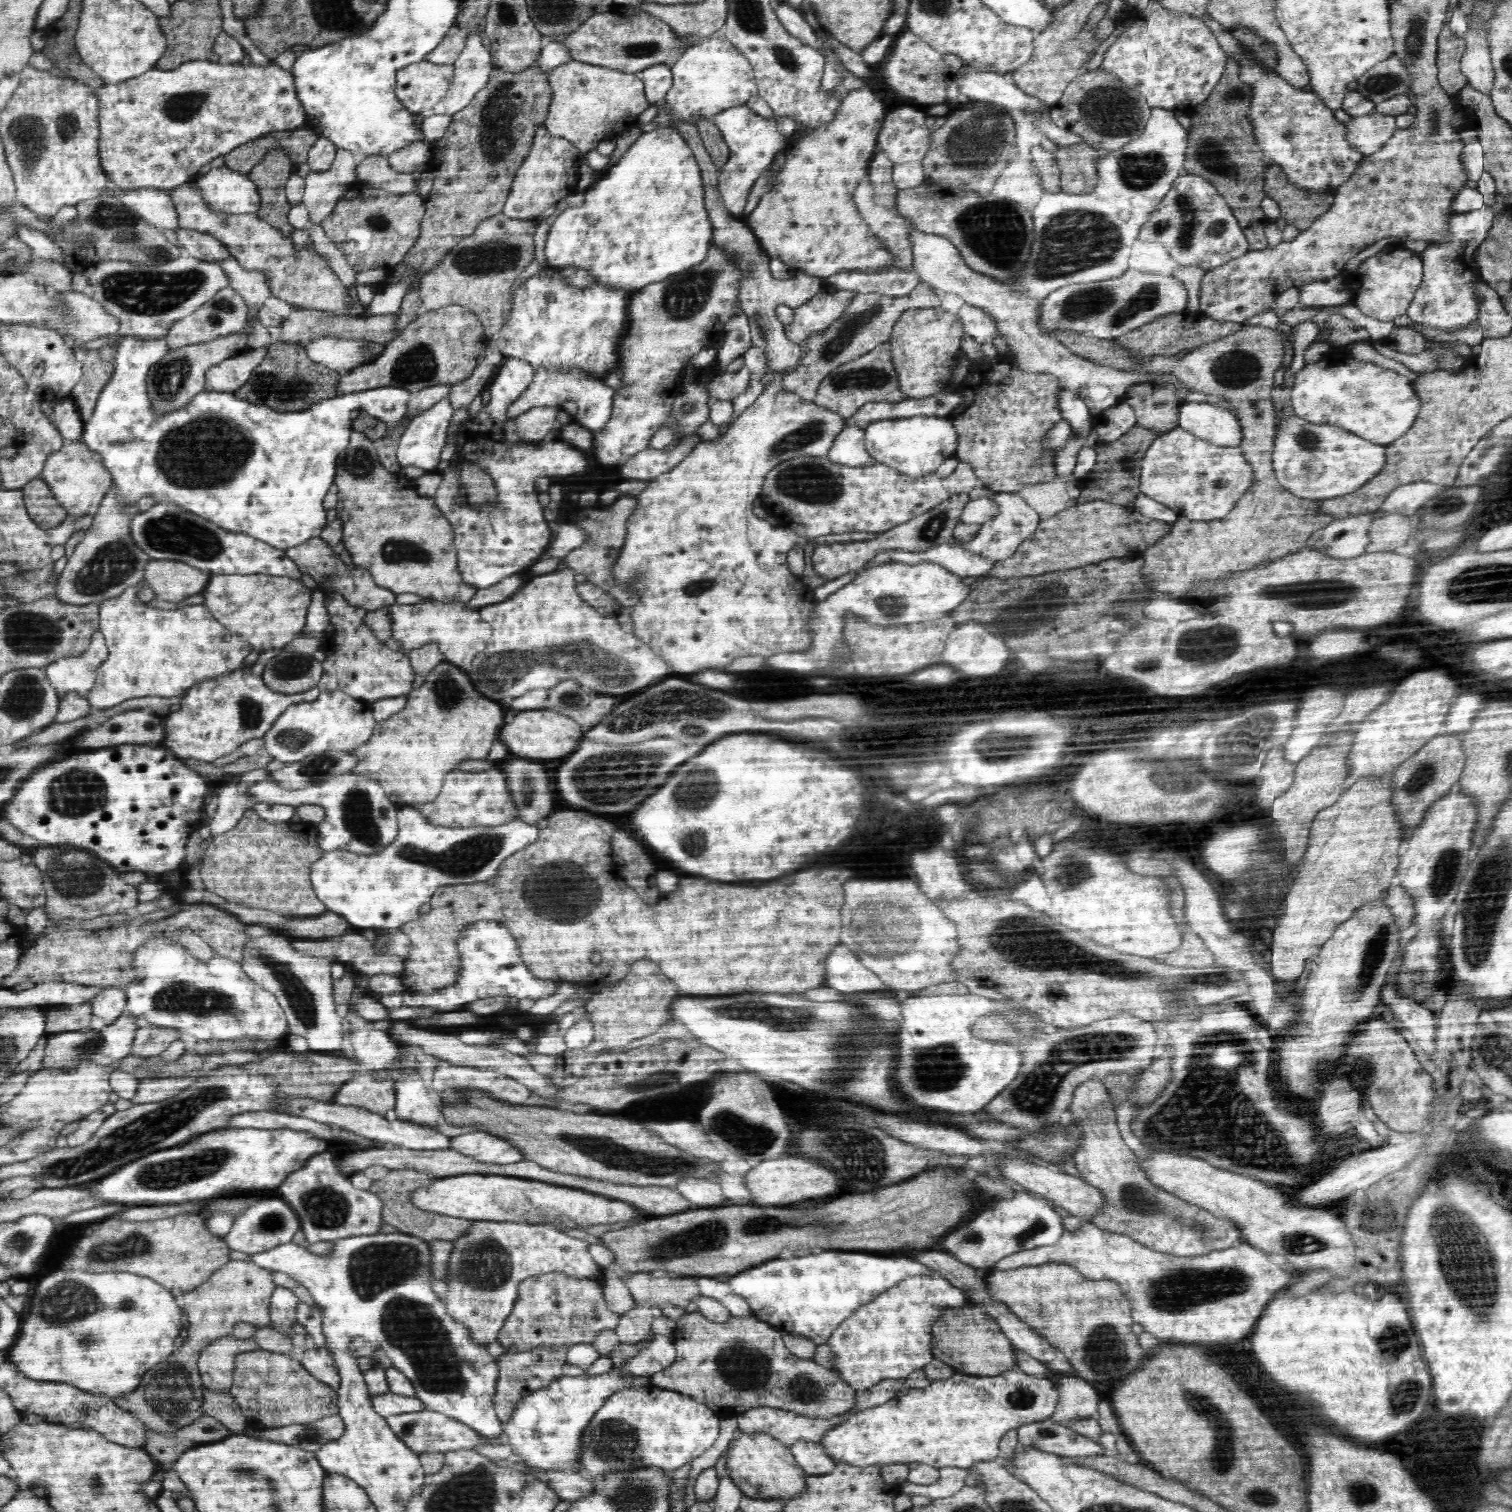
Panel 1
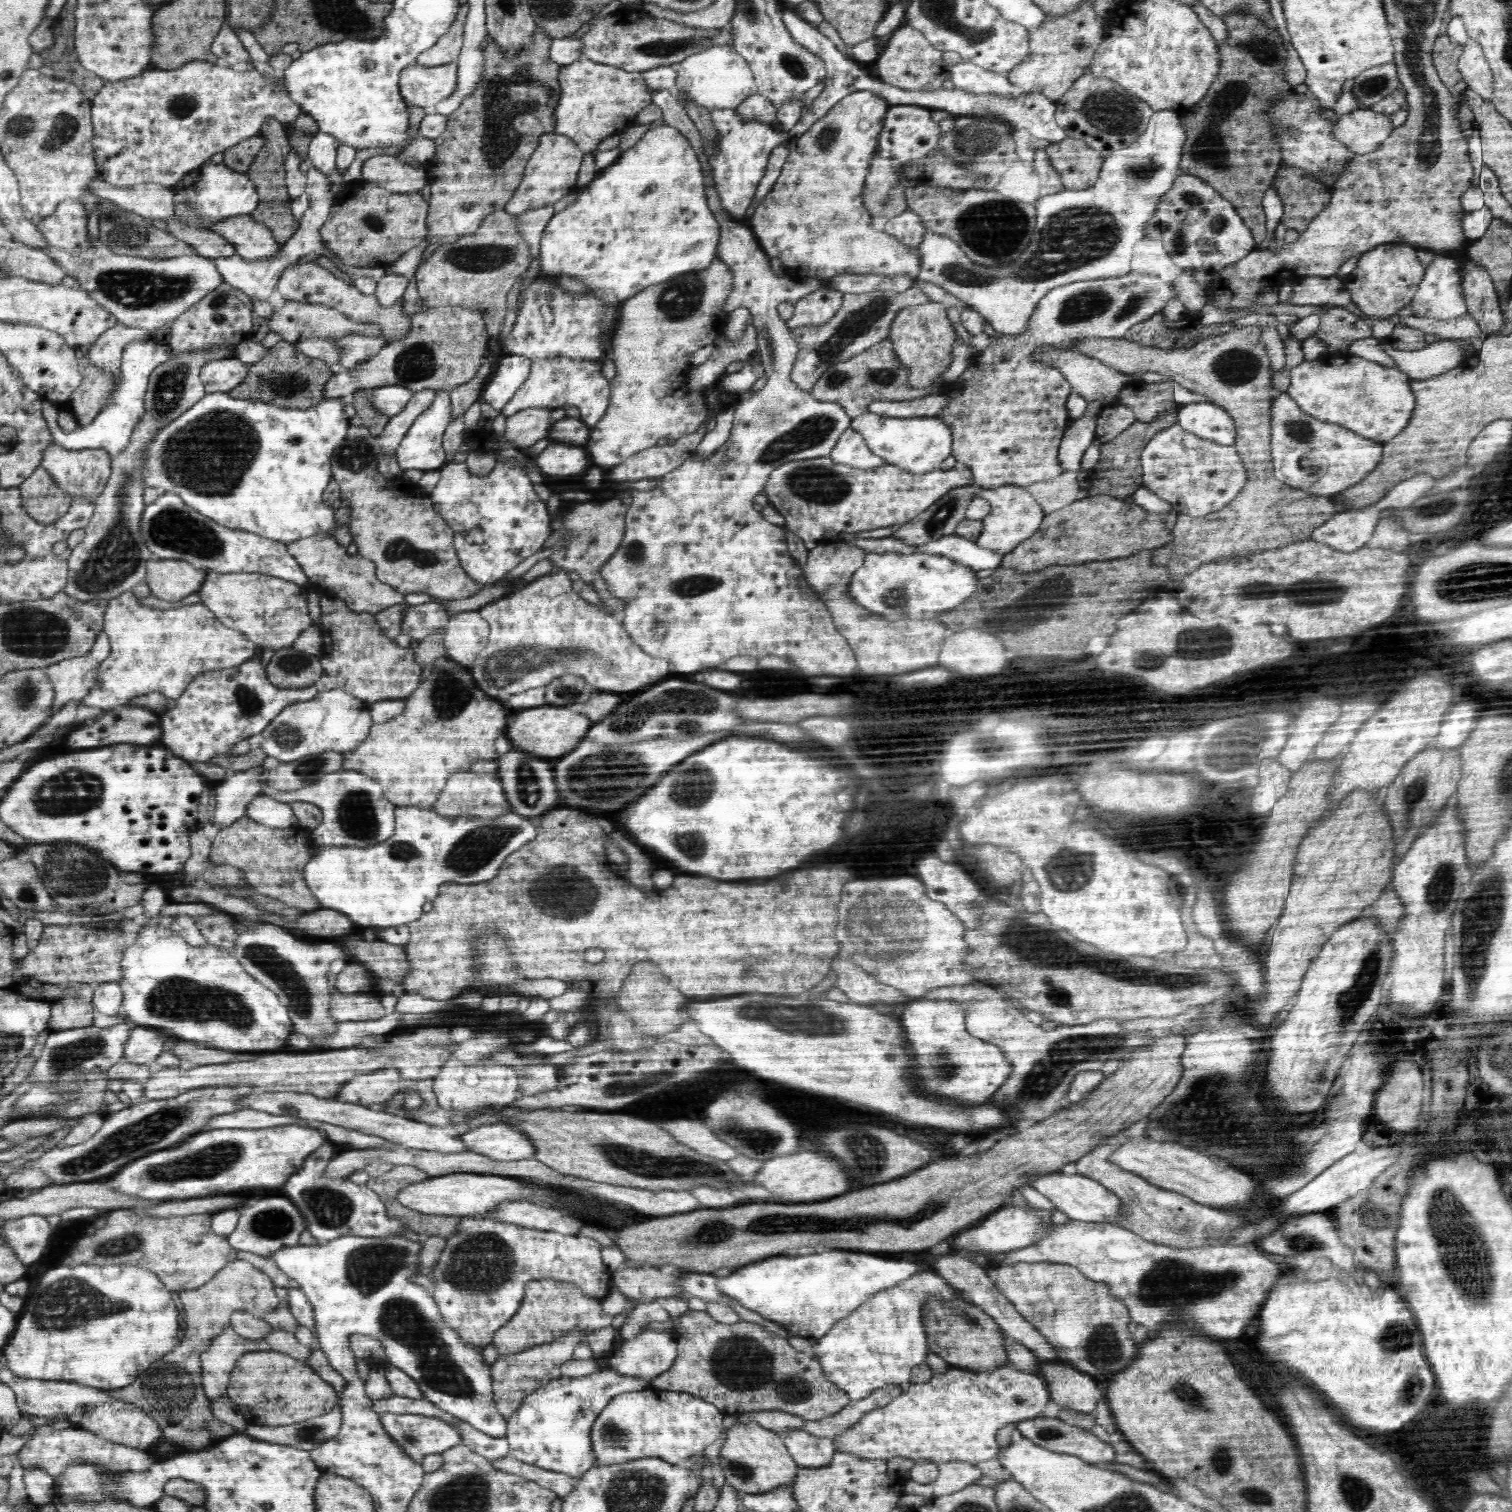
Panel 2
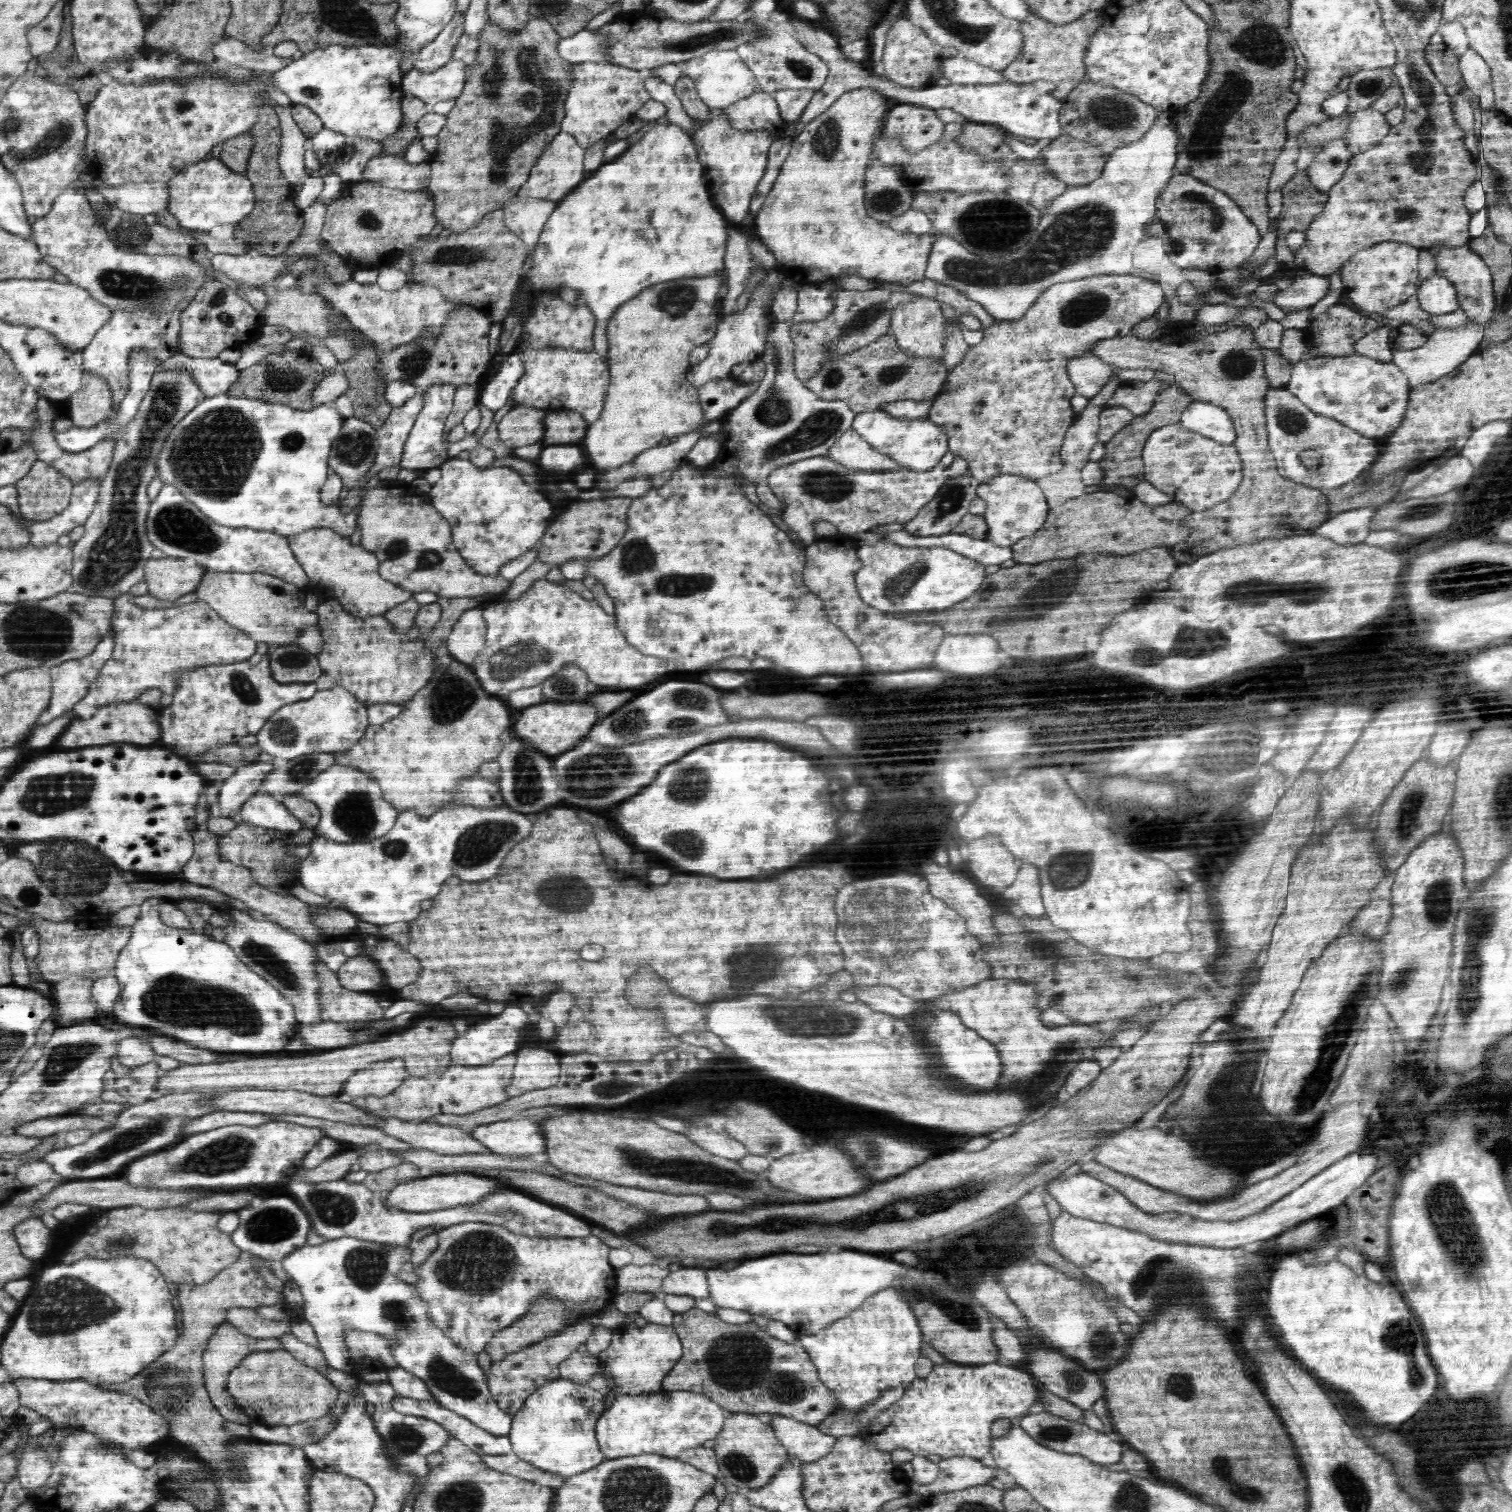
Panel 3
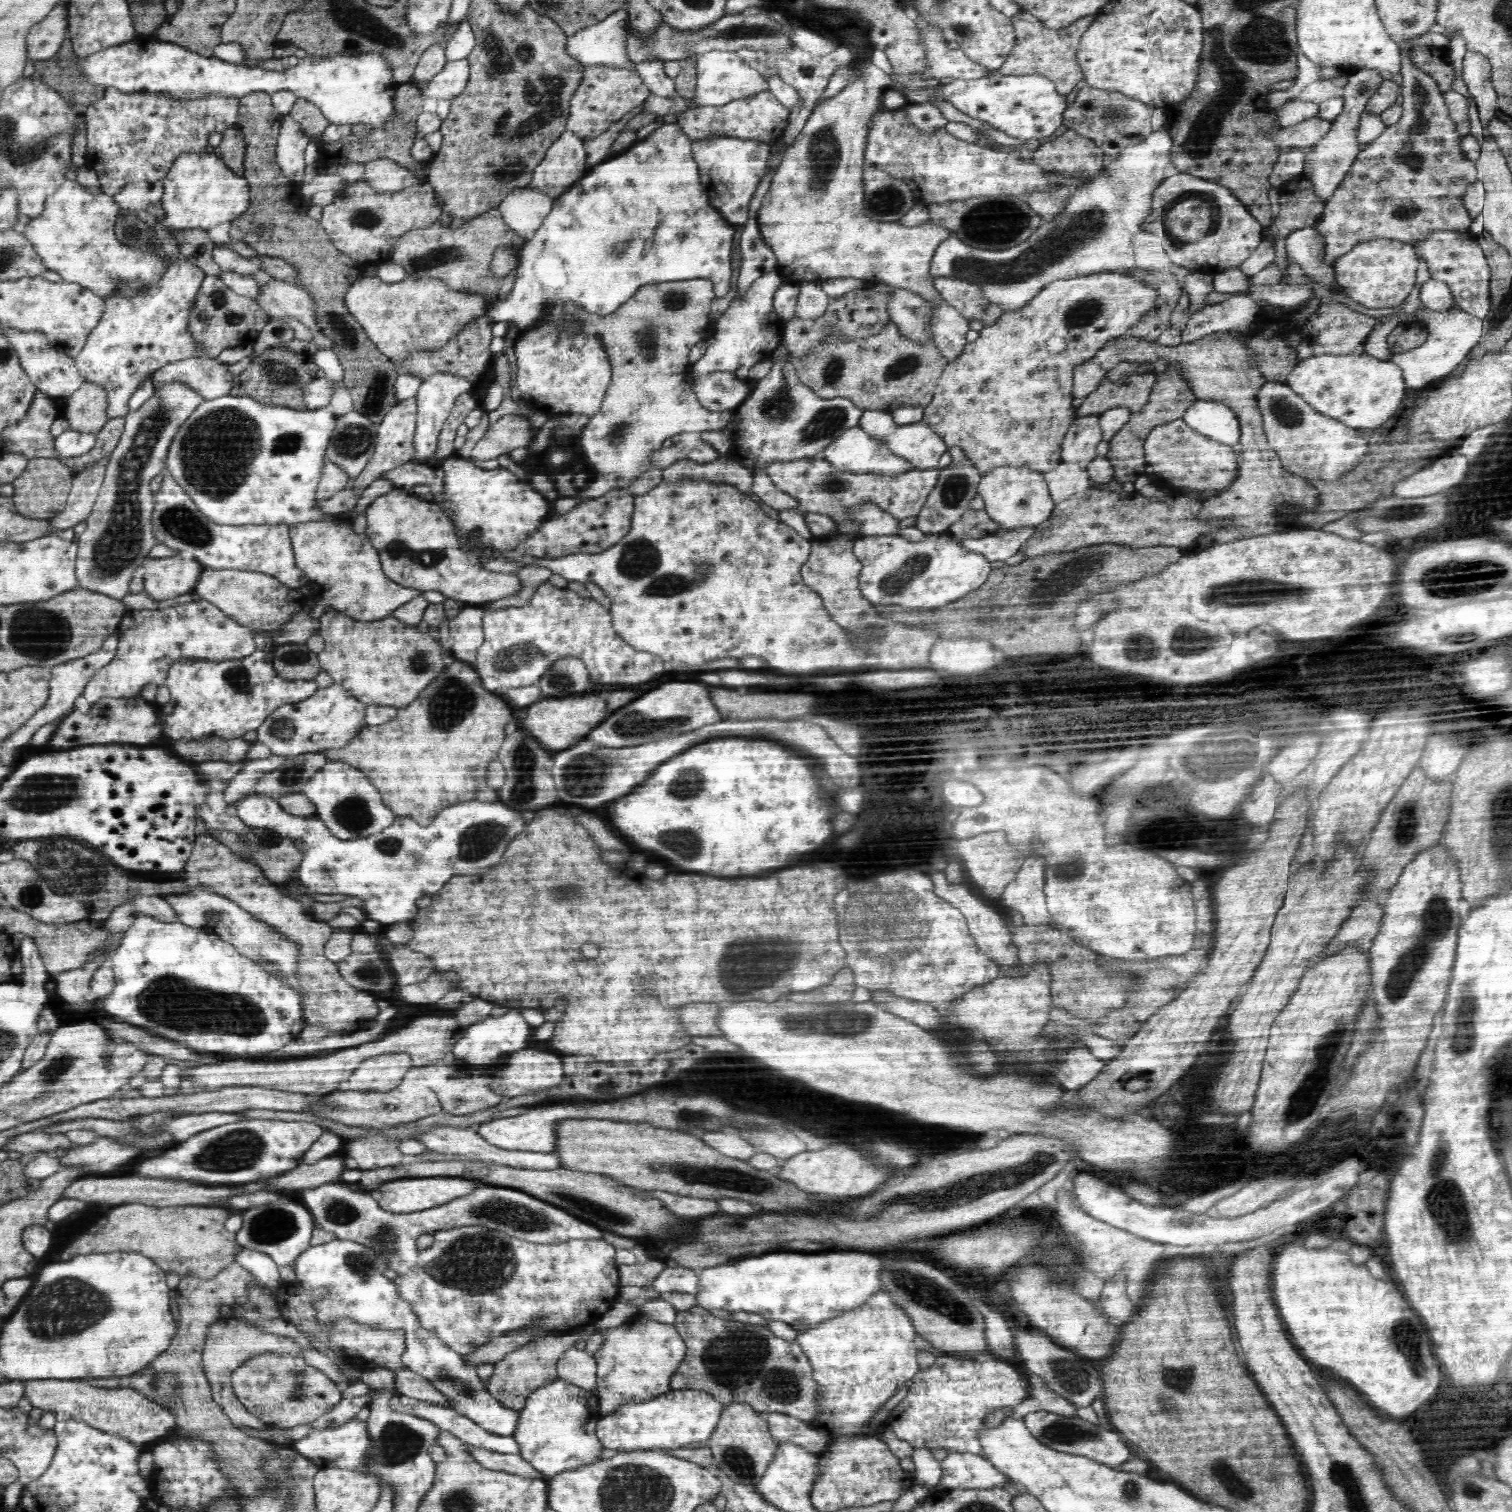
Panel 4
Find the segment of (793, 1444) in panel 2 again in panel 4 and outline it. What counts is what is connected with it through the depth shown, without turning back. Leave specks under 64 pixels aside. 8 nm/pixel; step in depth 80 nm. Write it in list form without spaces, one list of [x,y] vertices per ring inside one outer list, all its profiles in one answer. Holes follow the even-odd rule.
[[[780,1412],[768,1413],[768,1428],[772,1436],[777,1439],[790,1439],[791,1442],[799,1443],[799,1446],[808,1447],[812,1451],[825,1450],[825,1438],[820,1432],[815,1432],[809,1422],[798,1420],[792,1416]]]

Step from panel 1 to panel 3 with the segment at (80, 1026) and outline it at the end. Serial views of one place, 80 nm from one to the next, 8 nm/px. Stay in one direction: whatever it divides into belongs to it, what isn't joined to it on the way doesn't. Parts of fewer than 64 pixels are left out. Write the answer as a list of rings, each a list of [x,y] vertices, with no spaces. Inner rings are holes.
[[[68,976],[64,980],[58,980],[53,988],[56,988],[57,1008],[55,1006],[55,1022],[60,1026],[75,1025],[84,1021],[93,1021],[98,1006],[92,996],[93,978],[89,976]]]

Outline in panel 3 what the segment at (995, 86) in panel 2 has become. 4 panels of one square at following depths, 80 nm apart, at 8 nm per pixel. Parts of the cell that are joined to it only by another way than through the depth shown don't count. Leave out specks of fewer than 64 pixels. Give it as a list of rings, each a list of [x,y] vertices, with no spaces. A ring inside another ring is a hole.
[[[963,56],[947,57],[940,62],[941,66],[944,66],[942,76],[950,79],[952,84],[1000,84],[1005,80],[1003,71],[980,66]]]

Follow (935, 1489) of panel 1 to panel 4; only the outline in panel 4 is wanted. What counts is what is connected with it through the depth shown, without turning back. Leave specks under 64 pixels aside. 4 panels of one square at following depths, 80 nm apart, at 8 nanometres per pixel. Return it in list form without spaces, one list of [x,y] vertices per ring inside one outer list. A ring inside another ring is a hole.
[[[971,1451],[948,1453],[941,1467],[943,1475],[935,1489],[994,1489],[1010,1482],[988,1458]]]

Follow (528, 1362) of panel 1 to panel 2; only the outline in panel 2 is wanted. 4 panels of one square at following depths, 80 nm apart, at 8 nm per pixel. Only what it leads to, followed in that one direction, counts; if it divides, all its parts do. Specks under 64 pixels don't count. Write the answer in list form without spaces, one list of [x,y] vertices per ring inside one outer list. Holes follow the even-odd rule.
[[[572,1330],[568,1334],[554,1340],[524,1349],[517,1353],[500,1356],[491,1364],[493,1399],[498,1412],[508,1418],[516,1412],[522,1401],[535,1390],[546,1386],[550,1381],[562,1376],[560,1366],[573,1358],[575,1346],[584,1342],[586,1336],[580,1330]]]

